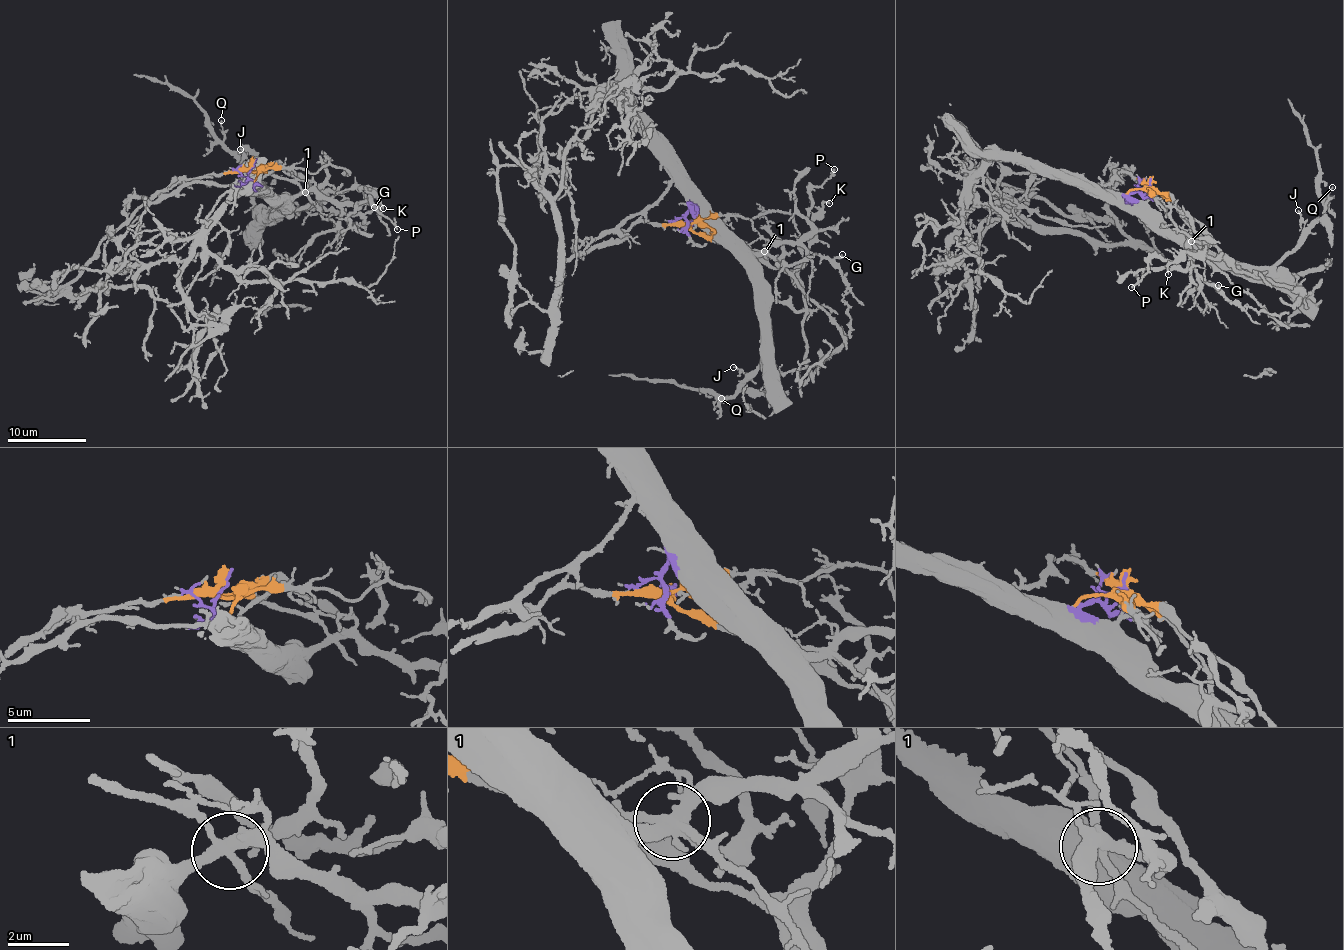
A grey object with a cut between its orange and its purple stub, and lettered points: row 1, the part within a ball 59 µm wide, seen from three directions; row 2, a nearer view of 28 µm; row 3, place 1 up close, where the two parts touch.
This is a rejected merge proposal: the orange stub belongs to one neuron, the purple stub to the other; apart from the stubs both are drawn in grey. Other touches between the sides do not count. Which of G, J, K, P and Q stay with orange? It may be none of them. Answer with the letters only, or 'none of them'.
K

